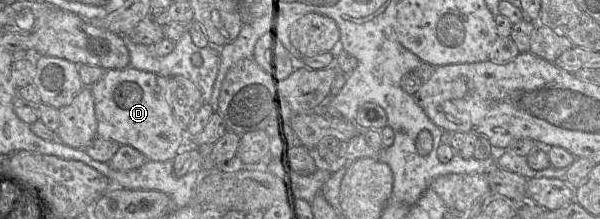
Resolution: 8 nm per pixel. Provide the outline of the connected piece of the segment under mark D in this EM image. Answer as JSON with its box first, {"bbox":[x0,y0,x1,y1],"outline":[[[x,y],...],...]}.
{"bbox":[90,67,186,162],"outline":[[[127,67],[107,70],[90,89],[94,97],[98,137],[133,147],[144,155],[146,161],[154,162],[172,161],[186,146],[186,133],[174,124],[167,103],[167,78]]]}

